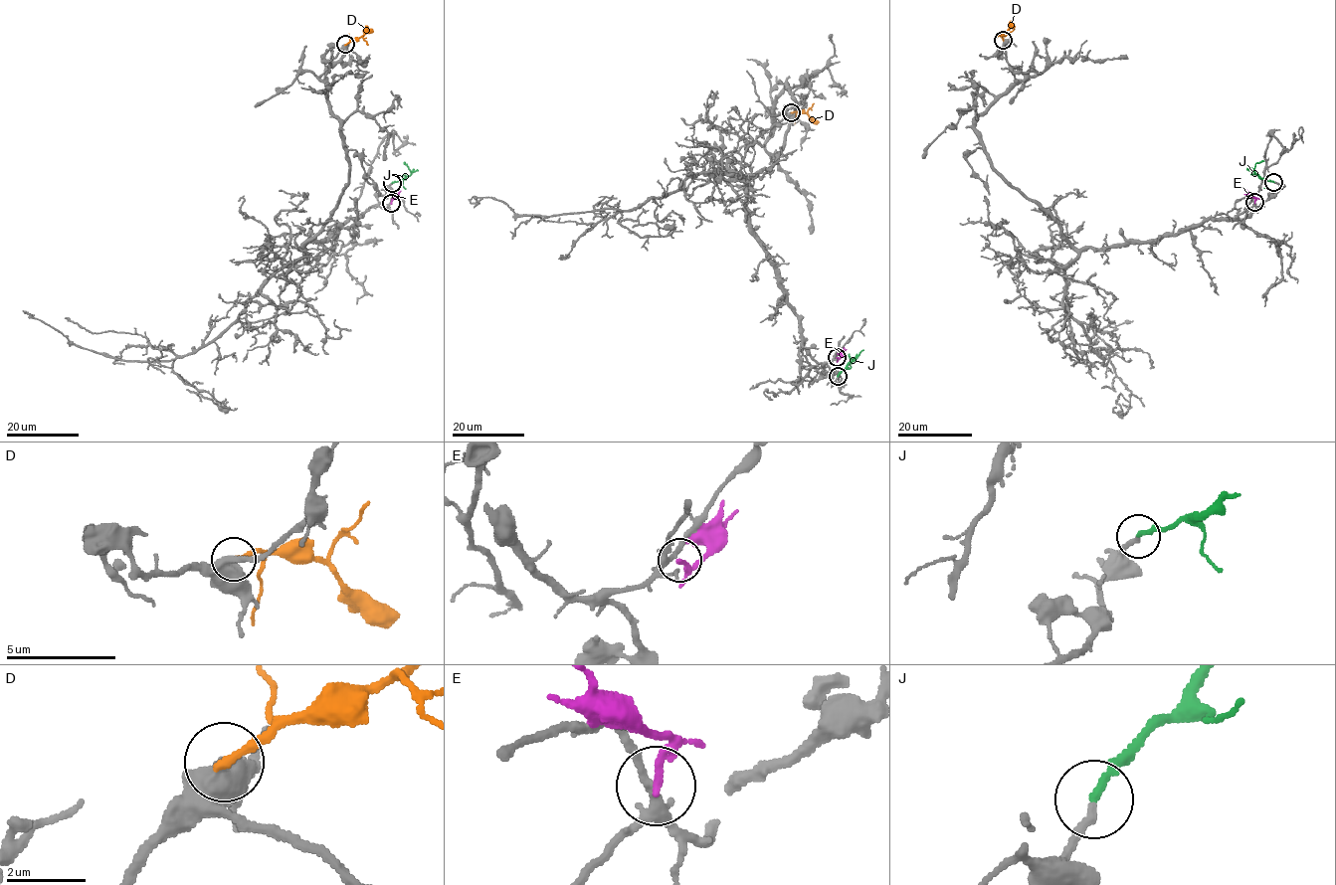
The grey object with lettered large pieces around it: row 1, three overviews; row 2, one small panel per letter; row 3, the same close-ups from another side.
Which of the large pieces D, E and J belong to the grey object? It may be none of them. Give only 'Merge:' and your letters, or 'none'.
Merge: J

